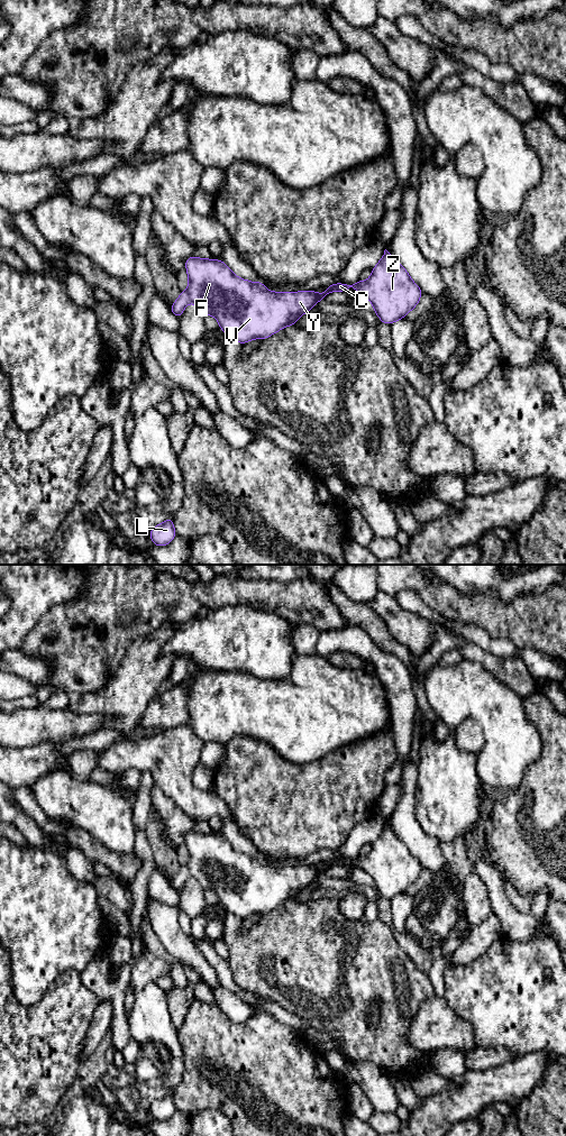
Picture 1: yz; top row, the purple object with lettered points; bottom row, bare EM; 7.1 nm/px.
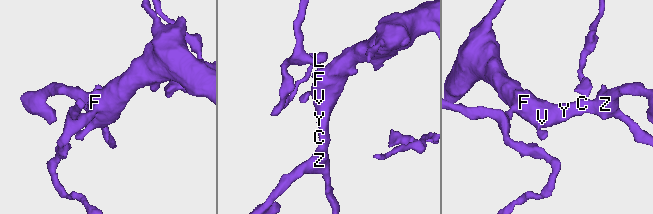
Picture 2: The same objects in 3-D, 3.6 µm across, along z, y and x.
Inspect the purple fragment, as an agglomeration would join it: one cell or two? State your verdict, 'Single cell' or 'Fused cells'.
Single cell

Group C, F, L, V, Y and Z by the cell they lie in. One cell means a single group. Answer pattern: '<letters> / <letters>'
C F L V Y Z

